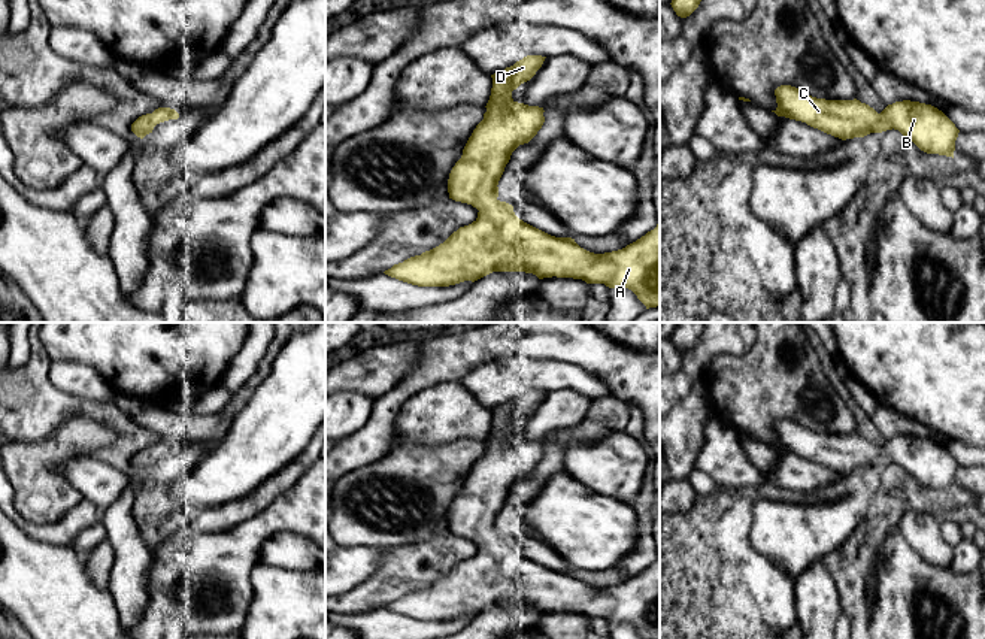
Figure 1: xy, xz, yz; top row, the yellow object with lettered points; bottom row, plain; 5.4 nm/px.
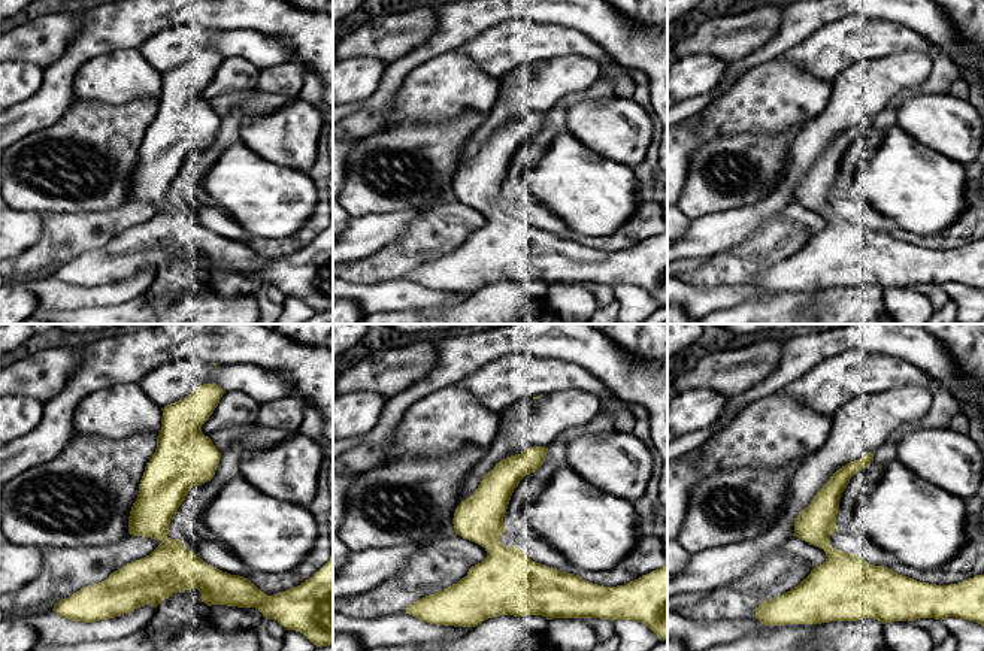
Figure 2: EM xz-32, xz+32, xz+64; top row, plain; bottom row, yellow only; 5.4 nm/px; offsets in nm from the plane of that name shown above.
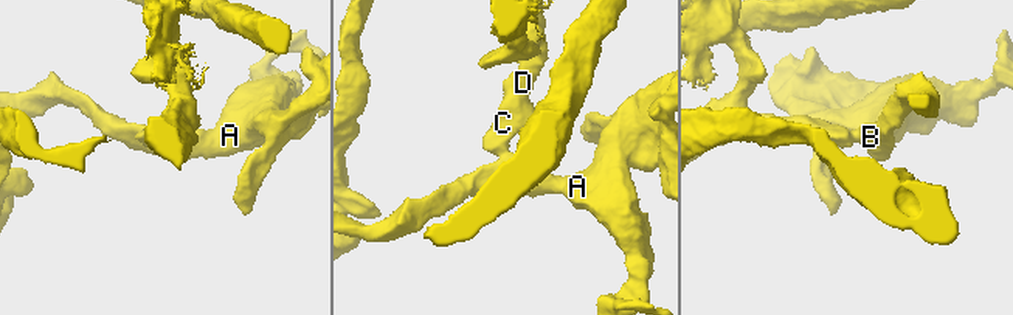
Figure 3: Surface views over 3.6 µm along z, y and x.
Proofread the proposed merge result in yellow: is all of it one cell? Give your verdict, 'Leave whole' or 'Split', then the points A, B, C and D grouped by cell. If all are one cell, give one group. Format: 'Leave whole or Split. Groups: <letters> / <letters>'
Leave whole. Groups: A B C D

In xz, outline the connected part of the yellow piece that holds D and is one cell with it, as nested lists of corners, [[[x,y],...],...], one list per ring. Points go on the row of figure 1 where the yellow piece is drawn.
[[[527,55],[513,66],[491,75],[492,88],[484,119],[469,137],[461,158],[448,179],[449,199],[476,208],[478,218],[454,231],[439,246],[394,264],[384,273],[418,287],[449,287],[464,281],[478,281],[492,272],[525,272],[539,279],[573,278],[587,284],[604,284],[609,288],[628,288],[649,308],[660,306],[660,221],[636,242],[622,249],[594,254],[581,248],[572,237],[551,236],[519,219],[513,206],[500,202],[498,181],[512,152],[528,143],[545,122],[543,107],[518,103],[512,91],[530,81],[546,57]]]

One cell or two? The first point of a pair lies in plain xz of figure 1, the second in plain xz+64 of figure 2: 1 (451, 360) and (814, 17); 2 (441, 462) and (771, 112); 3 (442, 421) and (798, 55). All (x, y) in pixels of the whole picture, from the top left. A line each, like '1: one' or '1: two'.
1: one
2: two
3: two

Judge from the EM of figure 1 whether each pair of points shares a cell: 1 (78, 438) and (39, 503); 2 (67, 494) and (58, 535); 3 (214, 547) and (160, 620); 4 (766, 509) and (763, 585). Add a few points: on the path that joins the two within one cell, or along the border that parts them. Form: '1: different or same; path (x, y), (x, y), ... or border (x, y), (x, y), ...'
1: same; path (58, 447), (39, 466), (39, 484)
2: different; border (82, 497), (52, 521), (30, 521)
3: same; path (205, 566), (184, 588), (184, 603), (179, 606)
4: different; border (751, 521), (751, 545), (775, 560), (791, 577)

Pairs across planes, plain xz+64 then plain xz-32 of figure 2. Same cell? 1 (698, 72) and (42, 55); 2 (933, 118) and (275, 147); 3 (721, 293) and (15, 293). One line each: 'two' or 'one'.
1: two
2: one
3: two

